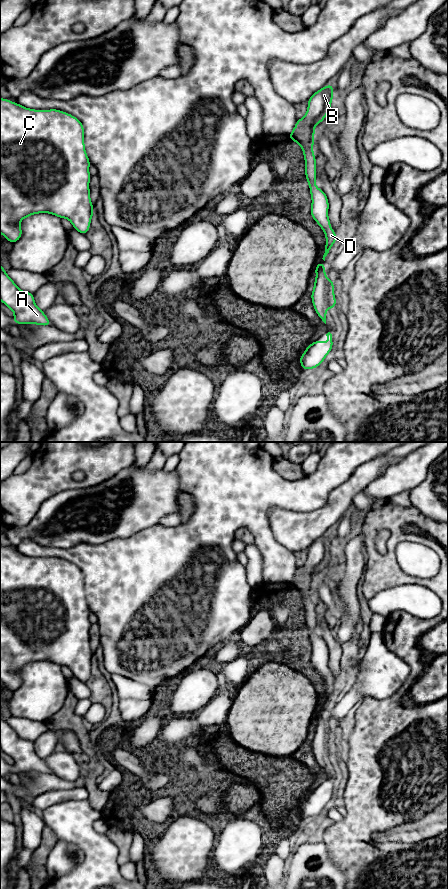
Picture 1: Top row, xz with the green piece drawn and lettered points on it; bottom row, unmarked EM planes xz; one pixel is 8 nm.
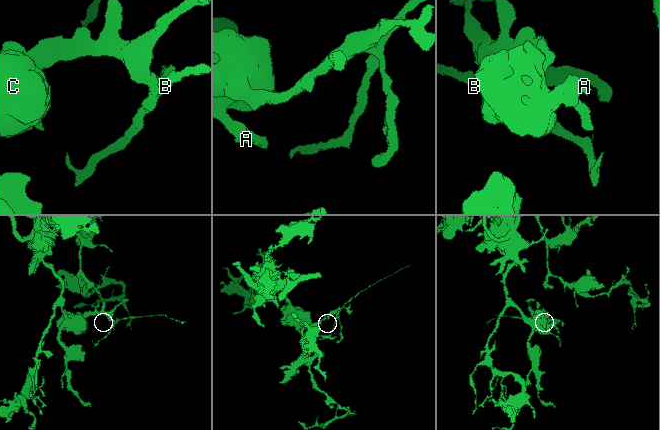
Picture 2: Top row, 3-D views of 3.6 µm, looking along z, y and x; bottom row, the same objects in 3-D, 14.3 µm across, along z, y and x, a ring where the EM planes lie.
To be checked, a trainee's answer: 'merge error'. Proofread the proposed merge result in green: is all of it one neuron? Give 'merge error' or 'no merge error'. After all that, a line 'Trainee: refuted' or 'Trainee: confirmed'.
merge error
Trainee: confirmed

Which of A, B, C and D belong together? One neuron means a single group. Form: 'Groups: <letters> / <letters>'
Groups: A C D / B

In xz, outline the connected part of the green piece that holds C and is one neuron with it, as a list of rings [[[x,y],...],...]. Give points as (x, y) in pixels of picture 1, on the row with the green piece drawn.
[[[0,98],[0,233],[9,242],[14,244],[22,236],[20,221],[37,213],[67,218],[75,230],[85,235],[94,213],[90,200],[89,166],[84,128],[79,119],[60,110],[33,110]]]

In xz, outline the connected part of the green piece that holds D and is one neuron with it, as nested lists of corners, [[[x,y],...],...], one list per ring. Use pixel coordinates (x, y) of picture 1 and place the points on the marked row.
[[[298,119],[293,131],[289,135],[289,138],[290,140],[298,143],[303,150],[305,158],[305,175],[310,187],[312,198],[311,216],[322,228],[326,236],[325,253],[322,258],[325,261],[325,257],[332,248],[333,243],[338,238],[331,228],[330,220],[328,219],[328,198],[324,191],[320,190],[315,184],[316,158],[313,153],[314,133],[315,131],[305,130],[303,128],[302,120]]]

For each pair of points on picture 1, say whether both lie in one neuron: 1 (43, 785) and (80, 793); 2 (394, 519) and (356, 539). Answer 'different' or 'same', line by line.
1: different
2: different

